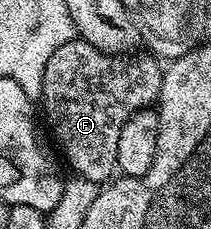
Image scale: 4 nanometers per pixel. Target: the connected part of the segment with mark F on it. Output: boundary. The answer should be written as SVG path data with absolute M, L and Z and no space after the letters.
M76 39L57 47L57 51L49 55L49 63L45 63L41 104L47 125L56 143L63 148L64 159L71 164L70 172L97 186L110 182L116 176L117 135L121 135L121 127L137 111L150 109L159 100L164 66L154 56L135 56L139 55L102 53L89 42Z

